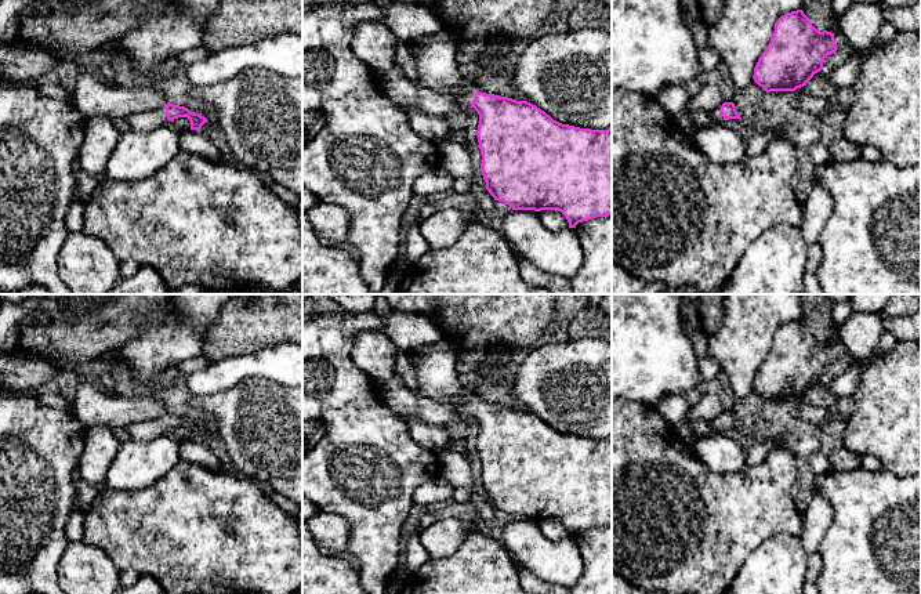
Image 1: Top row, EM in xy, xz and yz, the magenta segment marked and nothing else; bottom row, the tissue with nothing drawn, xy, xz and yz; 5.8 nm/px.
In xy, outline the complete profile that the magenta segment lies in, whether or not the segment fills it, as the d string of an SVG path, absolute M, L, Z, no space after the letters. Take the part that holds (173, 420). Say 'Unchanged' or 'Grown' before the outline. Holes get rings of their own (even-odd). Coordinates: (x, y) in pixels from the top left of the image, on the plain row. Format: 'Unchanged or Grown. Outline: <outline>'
Grown. Outline: M170 412L160 419L131 424L126 430L128 431L131 441L146 442L157 437L164 437L168 430L178 427L188 427L191 439L196 441L200 441L202 435L209 431L204 425Z

